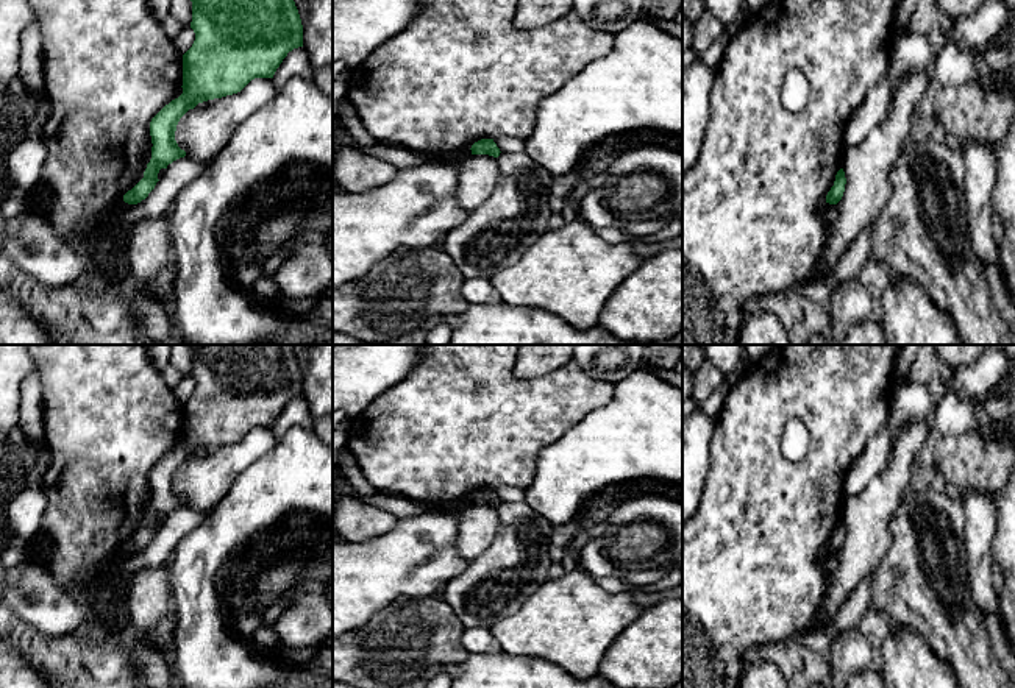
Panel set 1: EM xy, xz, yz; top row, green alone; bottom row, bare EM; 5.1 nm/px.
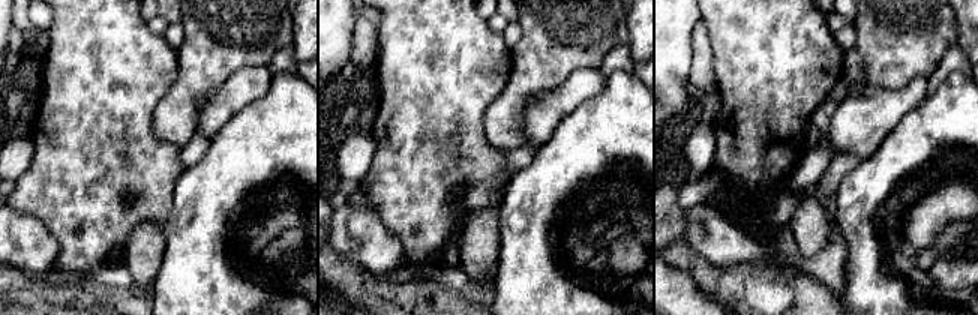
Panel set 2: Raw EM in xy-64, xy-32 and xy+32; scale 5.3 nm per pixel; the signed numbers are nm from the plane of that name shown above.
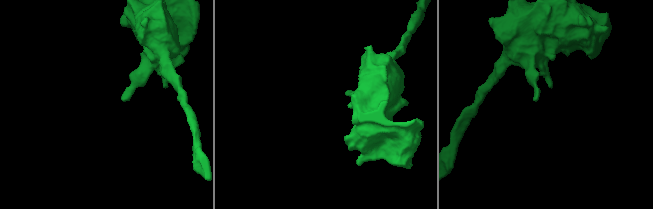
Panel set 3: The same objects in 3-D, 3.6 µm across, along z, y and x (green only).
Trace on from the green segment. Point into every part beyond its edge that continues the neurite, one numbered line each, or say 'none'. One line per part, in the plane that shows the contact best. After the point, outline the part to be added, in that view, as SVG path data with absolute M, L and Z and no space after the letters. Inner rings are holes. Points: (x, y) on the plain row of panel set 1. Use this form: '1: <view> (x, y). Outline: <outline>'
none

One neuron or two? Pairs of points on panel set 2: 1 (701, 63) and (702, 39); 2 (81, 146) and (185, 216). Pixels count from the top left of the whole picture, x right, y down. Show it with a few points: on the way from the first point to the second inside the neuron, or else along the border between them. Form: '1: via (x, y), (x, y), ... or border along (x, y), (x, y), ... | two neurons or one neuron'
1: via (702, 57), (702, 45) | one neuron
2: border along (182, 174), (174, 186), (171, 209), (162, 228) | two neurons

